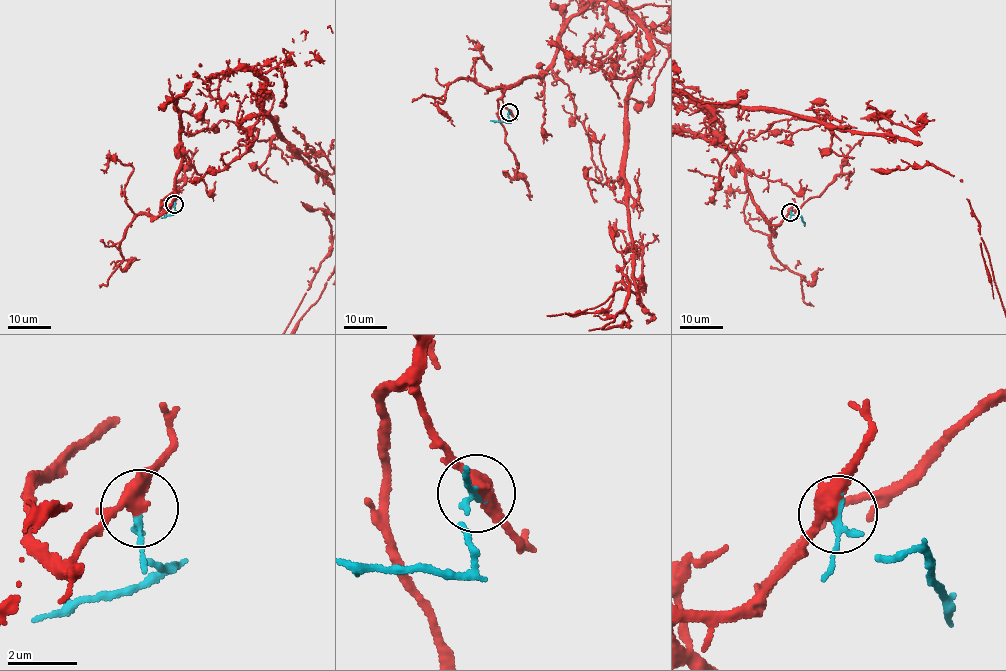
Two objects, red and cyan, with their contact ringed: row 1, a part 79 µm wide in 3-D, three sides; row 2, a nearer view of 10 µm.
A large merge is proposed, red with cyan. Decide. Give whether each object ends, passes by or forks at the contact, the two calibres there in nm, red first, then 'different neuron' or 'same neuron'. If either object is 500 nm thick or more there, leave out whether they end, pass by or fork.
red passes by | cyan ends | 400/240 nm | same neuron

